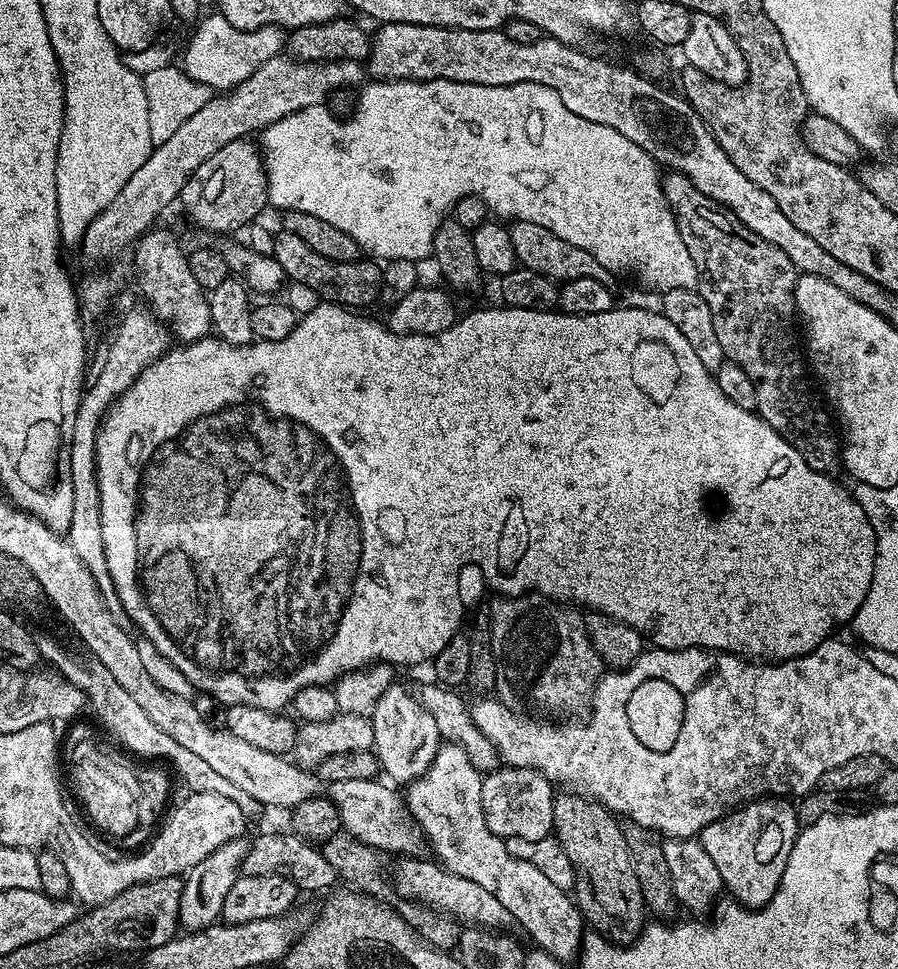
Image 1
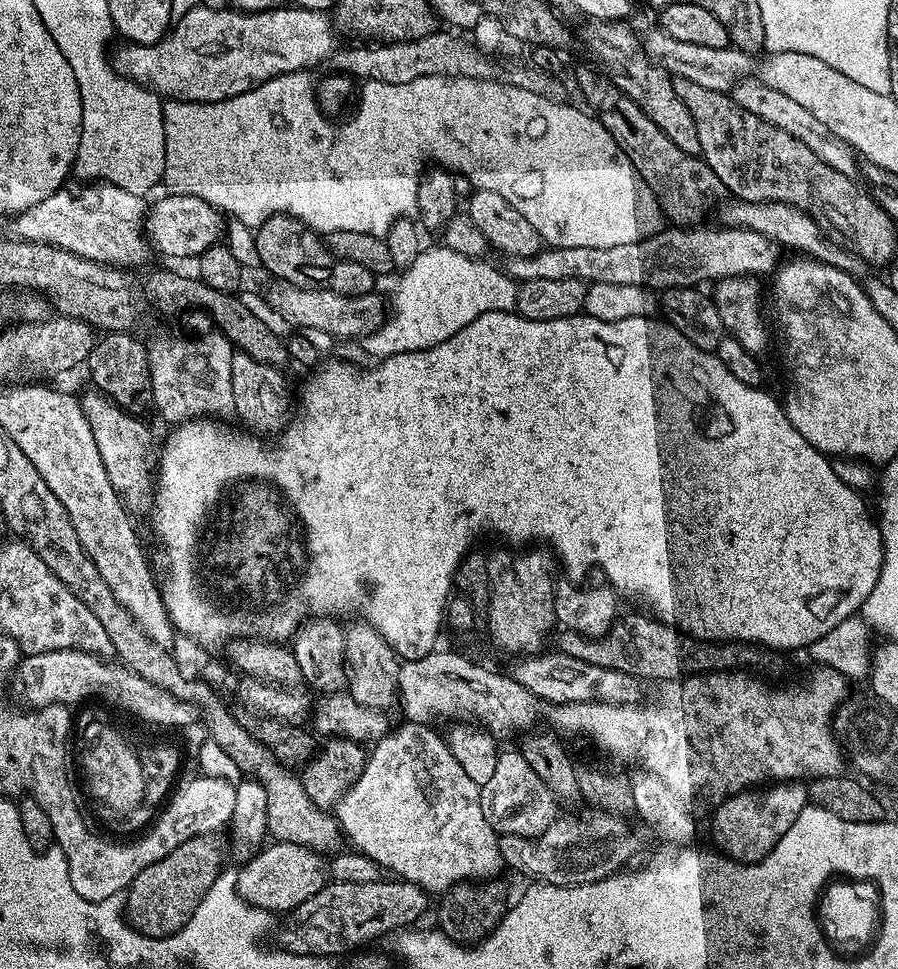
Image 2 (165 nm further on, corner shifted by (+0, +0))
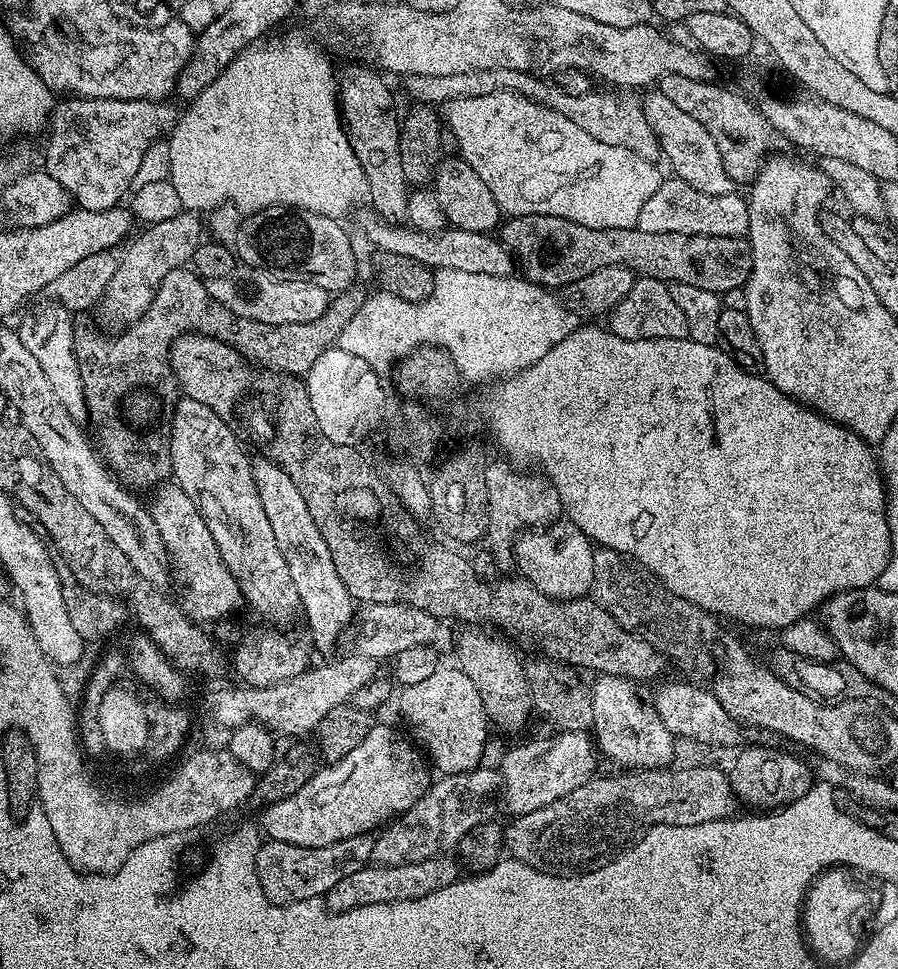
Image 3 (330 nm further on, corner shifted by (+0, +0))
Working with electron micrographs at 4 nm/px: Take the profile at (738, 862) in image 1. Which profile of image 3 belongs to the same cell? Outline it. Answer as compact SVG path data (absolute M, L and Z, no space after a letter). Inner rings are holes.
M744 746L735 753L736 761L728 772L728 781L741 805L753 804L756 810L776 810L785 804L800 800L802 794L812 789L814 772L804 760L792 752L780 748L748 748Z

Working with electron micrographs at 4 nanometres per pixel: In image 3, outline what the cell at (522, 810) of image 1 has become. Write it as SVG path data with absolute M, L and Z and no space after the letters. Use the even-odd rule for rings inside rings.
M557 731L556 736L544 736L541 740L528 740L525 744L516 744L498 763L498 771L500 773L500 795L502 808L508 811L512 816L521 816L522 814L530 814L530 810L542 810L542 806L550 806L550 802L558 802L558 798L566 798L566 794L570 794L570 790L578 790L578 786L582 786L586 782L590 782L598 772L596 769L596 760L598 761L598 749L594 743L593 737L588 732L561 732Z

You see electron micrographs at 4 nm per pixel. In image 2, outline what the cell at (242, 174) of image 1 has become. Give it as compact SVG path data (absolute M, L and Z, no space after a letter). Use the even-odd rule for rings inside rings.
M164 194L156 205L146 212L146 235L151 247L164 256L177 256L184 260L187 256L198 258L210 246L221 243L225 235L226 220L219 208L210 202L193 196Z

